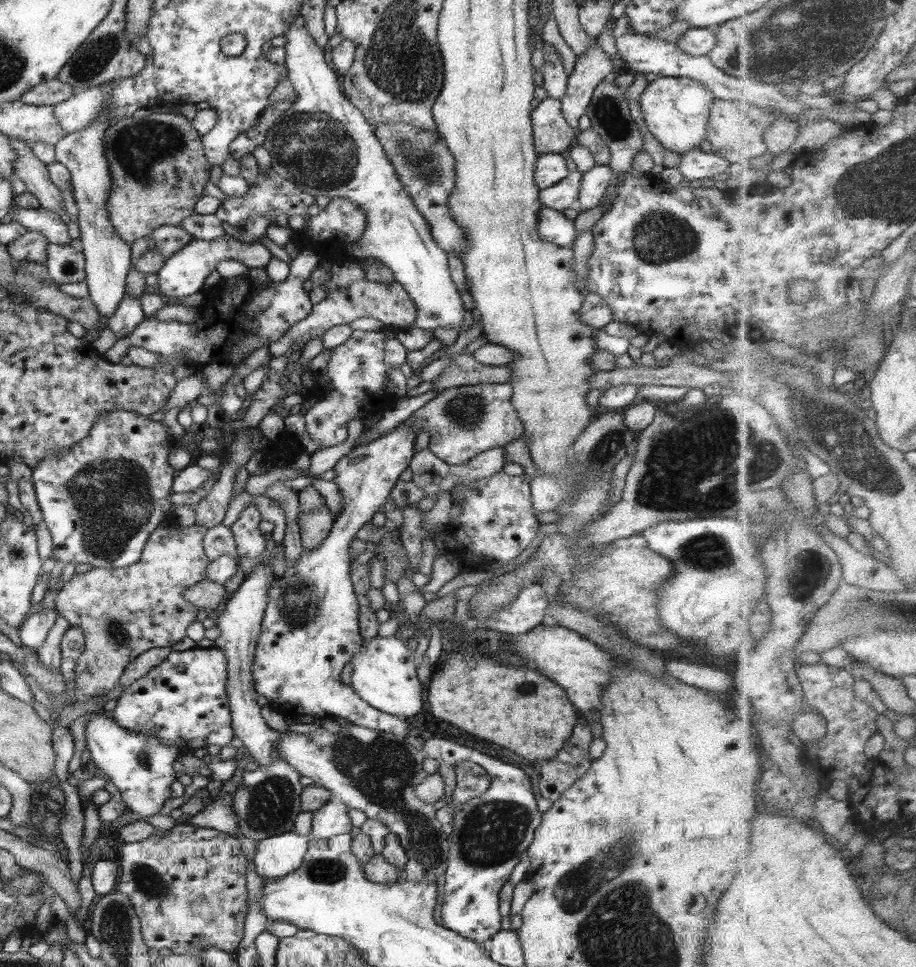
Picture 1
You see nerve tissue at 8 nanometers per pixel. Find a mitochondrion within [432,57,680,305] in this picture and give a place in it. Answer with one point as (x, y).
(609, 114)

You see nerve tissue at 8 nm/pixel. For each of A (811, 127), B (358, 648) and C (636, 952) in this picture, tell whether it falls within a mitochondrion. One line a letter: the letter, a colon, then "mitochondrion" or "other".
A: other
B: other
C: mitochondrion

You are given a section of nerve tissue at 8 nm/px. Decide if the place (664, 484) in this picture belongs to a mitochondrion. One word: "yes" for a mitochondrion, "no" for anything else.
yes

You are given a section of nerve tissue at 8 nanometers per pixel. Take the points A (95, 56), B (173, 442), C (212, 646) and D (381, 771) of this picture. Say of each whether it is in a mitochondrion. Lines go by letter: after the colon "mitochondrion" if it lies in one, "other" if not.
A: mitochondrion
B: other
C: other
D: mitochondrion

